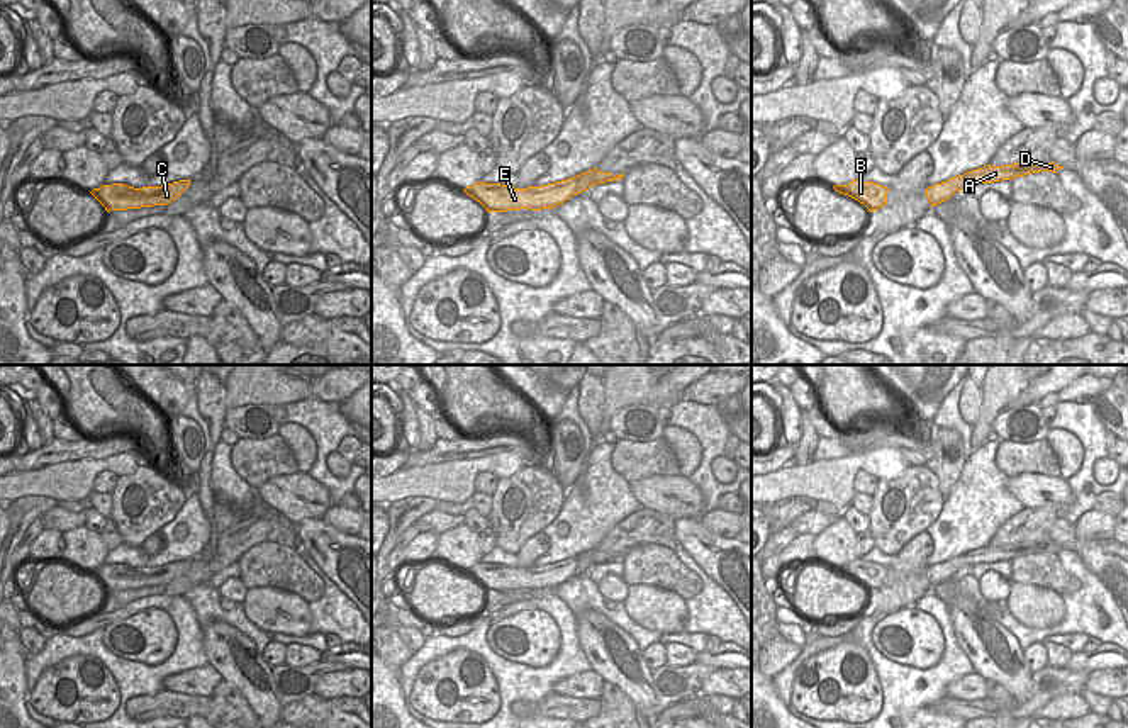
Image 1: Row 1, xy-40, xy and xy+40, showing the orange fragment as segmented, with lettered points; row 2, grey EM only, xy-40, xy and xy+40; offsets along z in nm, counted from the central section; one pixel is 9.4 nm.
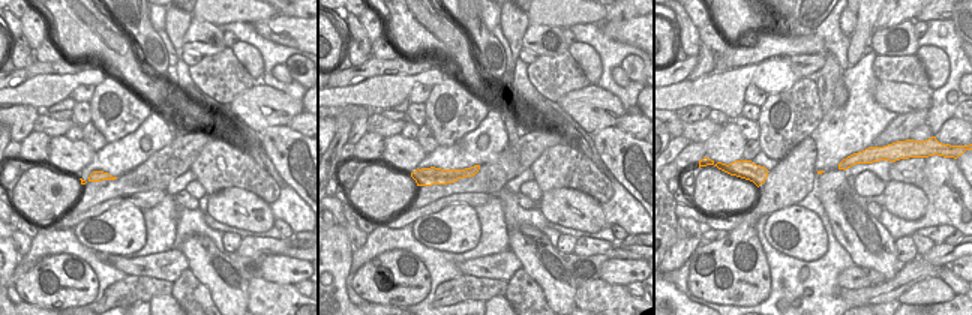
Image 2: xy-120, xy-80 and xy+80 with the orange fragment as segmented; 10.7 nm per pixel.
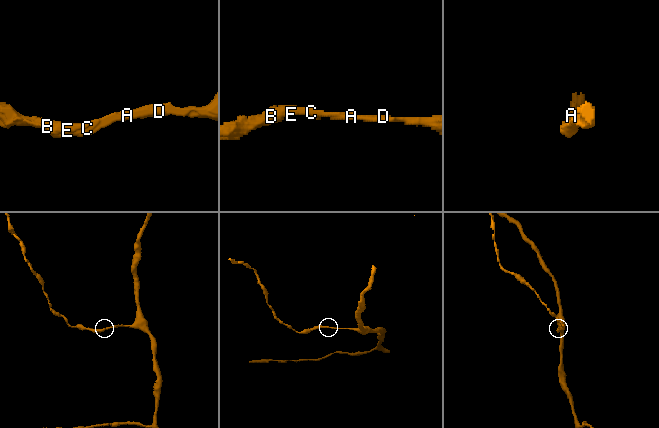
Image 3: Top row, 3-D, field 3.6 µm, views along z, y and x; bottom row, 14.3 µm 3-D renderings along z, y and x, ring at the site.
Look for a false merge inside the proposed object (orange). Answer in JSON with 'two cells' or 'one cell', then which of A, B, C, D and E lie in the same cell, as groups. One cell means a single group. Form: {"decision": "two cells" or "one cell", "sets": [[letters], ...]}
{"decision": "one cell", "sets": [["A", "B", "C", "D", "E"]]}

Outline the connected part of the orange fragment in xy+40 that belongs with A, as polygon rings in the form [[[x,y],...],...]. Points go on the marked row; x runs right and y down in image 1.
[[[1021,161],[1021,163],[1004,165],[1004,166],[987,165],[984,168],[977,168],[963,175],[953,176],[947,182],[928,187],[926,197],[933,207],[948,200],[955,192],[969,190],[975,183],[994,183],[1001,180],[1013,180],[1016,176],[1025,176],[1040,171],[1057,173],[1062,168],[1064,166],[1055,165],[1053,161],[1047,165],[1033,163],[1033,161]]]

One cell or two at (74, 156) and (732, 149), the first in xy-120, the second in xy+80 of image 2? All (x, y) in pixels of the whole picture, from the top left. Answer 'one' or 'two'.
one

